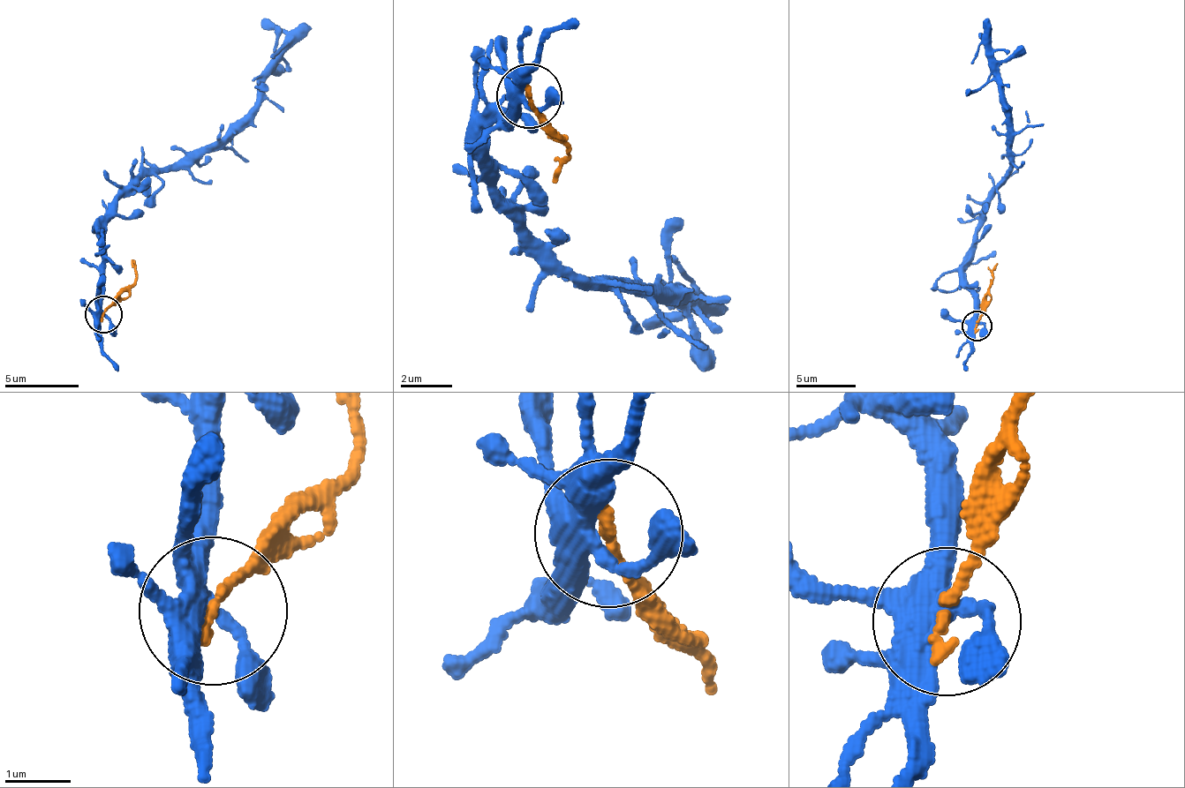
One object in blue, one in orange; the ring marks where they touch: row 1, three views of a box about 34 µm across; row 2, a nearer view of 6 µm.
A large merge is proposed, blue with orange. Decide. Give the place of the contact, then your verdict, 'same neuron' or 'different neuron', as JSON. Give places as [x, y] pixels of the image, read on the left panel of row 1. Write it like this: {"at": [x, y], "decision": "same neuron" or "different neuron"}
{"at": [103, 314], "decision": "different neuron"}

